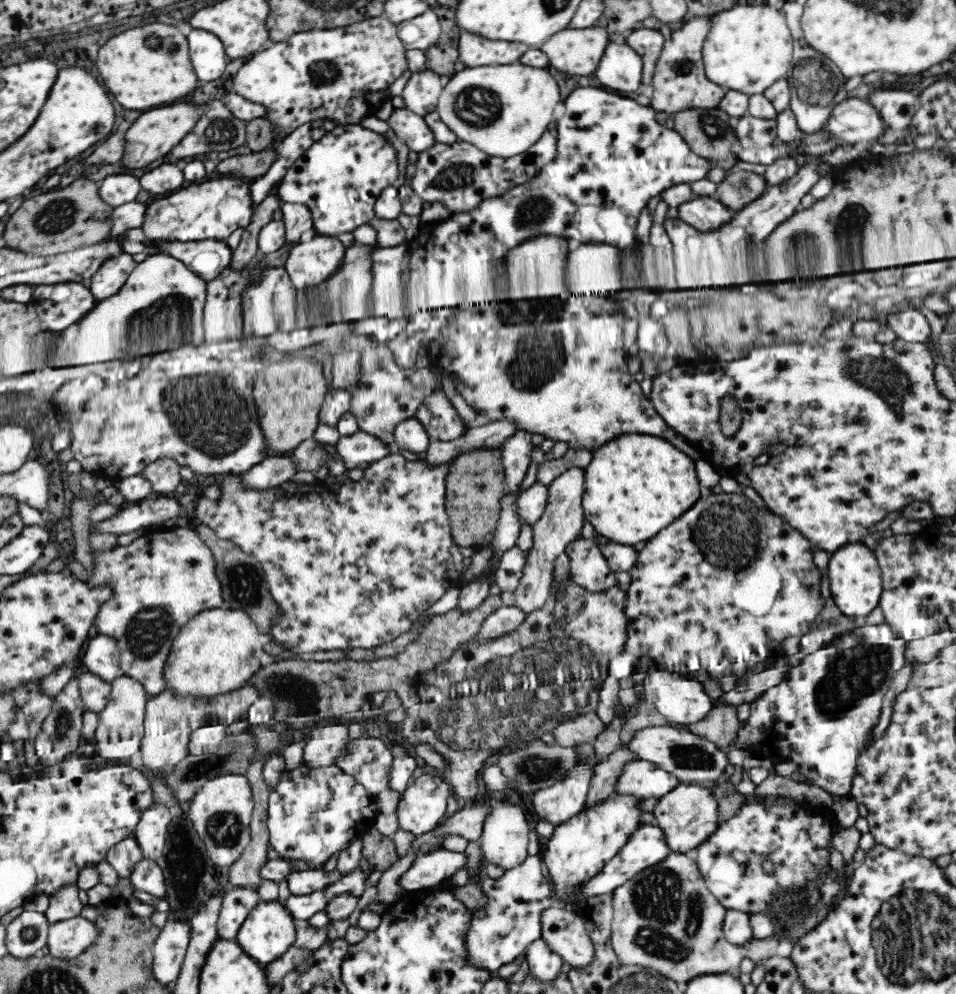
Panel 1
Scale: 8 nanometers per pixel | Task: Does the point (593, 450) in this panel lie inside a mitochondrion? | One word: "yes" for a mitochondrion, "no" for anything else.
no

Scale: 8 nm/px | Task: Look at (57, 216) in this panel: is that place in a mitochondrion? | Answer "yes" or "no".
yes

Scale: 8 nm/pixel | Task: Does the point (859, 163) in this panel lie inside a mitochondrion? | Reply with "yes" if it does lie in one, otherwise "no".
no

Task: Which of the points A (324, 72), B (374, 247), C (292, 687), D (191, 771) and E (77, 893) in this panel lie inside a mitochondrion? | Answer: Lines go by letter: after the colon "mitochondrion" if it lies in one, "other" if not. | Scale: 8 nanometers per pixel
A: mitochondrion
B: other
C: mitochondrion
D: mitochondrion
E: other

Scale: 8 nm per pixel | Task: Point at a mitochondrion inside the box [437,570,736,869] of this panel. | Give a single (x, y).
(523, 723)

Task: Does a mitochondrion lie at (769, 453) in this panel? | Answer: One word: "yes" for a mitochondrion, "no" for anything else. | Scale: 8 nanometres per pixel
no

